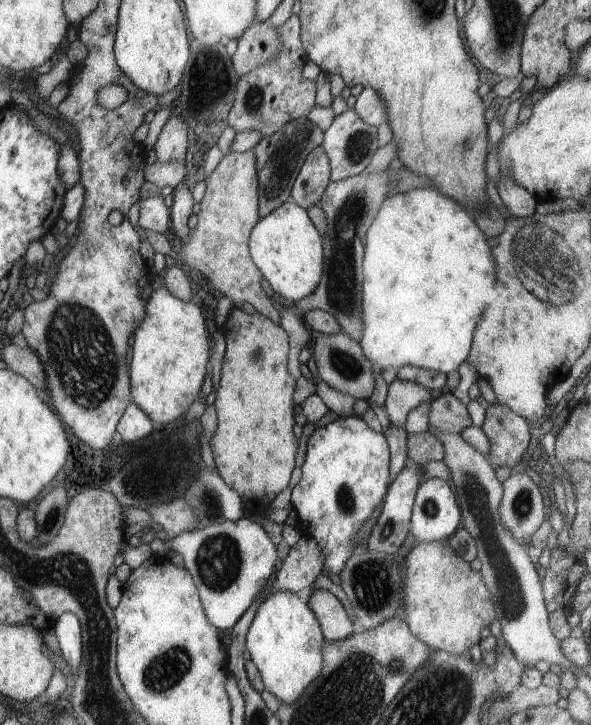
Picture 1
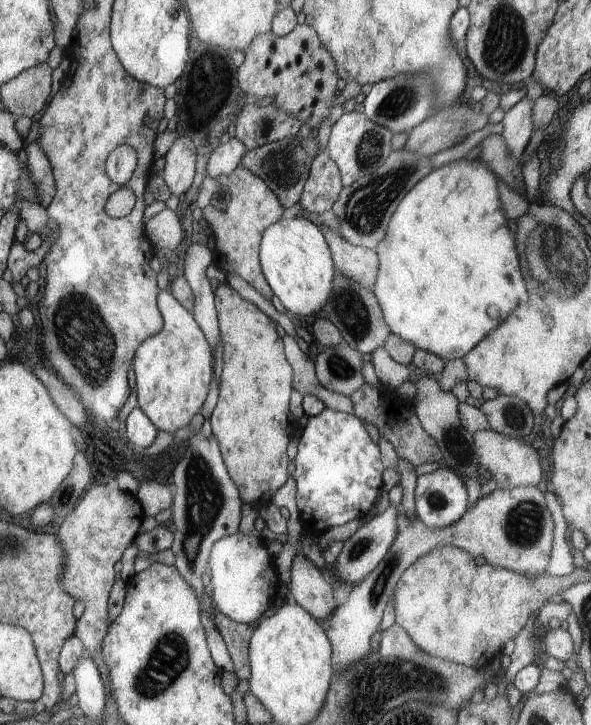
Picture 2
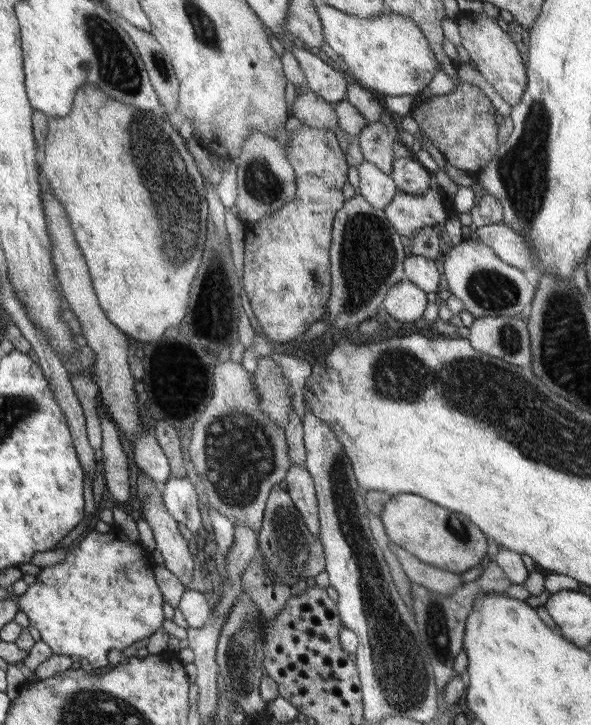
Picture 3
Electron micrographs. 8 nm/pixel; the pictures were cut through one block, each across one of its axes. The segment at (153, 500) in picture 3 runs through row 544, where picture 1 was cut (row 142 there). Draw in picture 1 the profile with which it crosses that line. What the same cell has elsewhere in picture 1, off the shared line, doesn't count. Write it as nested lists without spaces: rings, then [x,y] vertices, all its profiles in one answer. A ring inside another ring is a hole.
[[[170,116],[165,125],[162,126],[154,144],[157,160],[162,163],[183,161],[187,145],[187,126],[185,126],[183,118]]]

